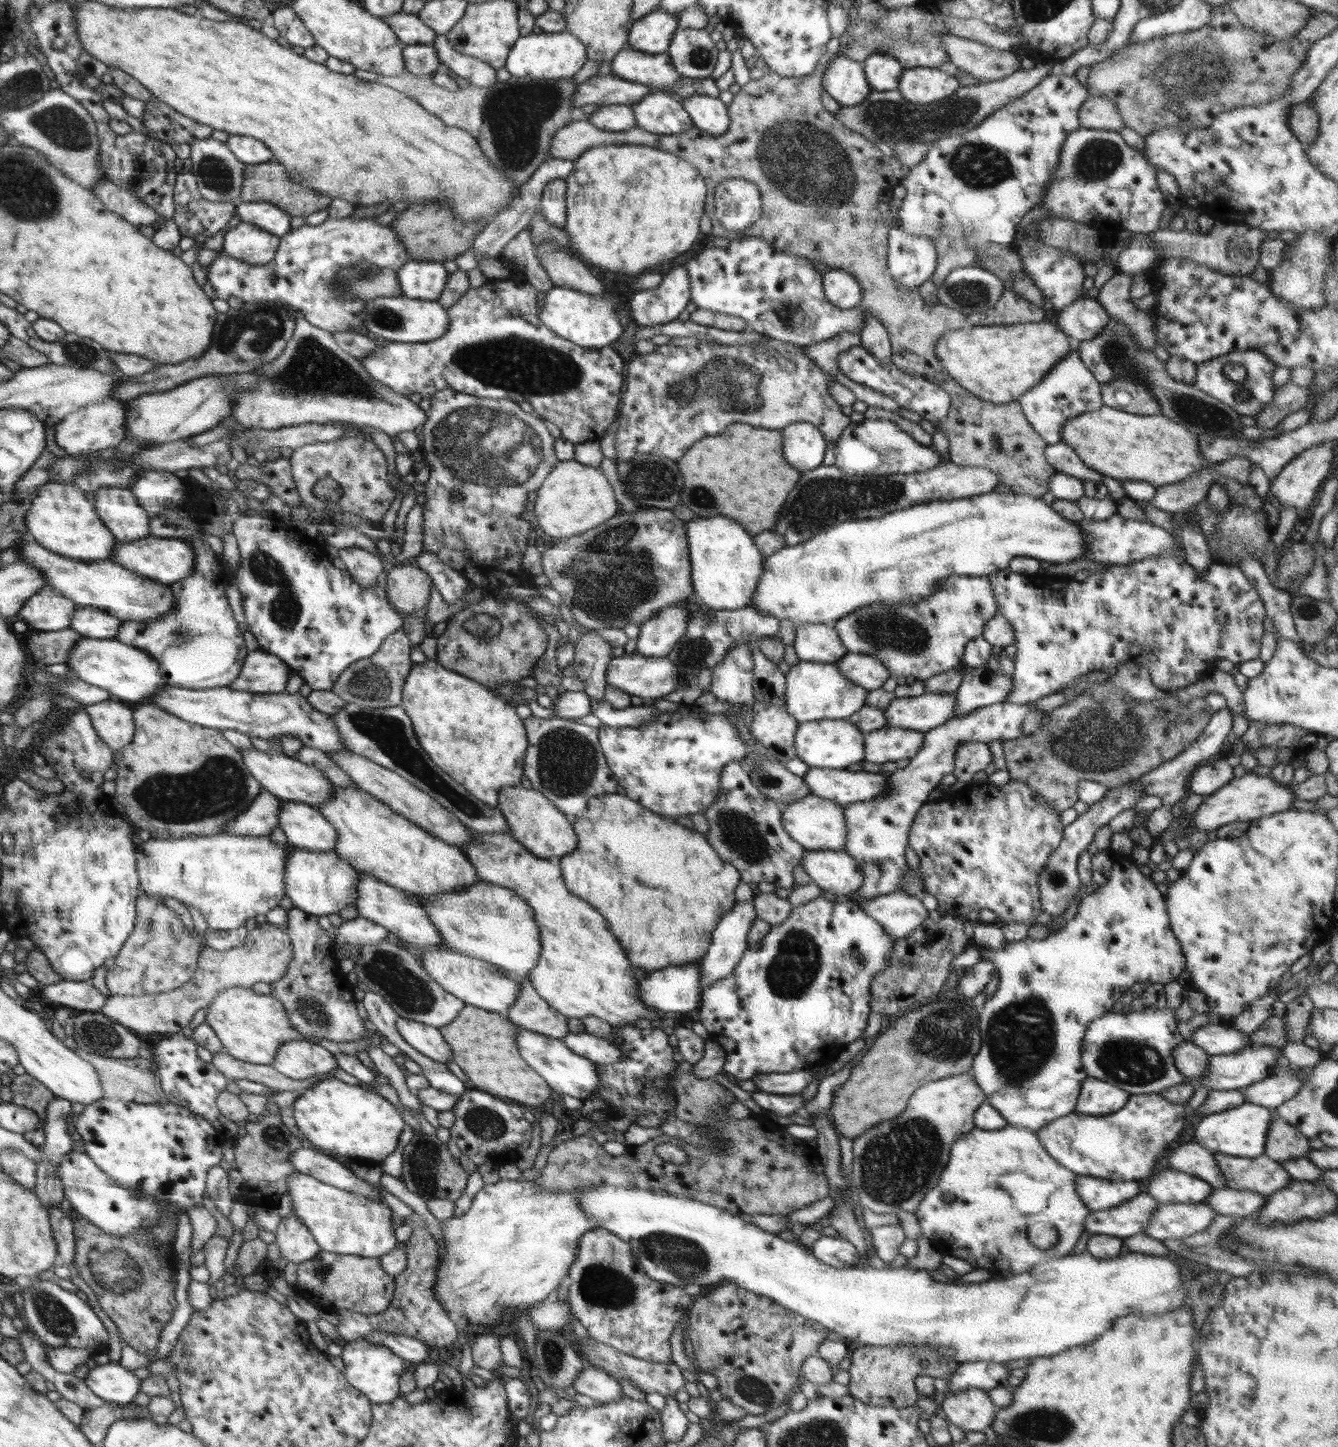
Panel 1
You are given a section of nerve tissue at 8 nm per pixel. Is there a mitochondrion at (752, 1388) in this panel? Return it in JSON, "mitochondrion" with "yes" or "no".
{"mitochondrion":"yes"}

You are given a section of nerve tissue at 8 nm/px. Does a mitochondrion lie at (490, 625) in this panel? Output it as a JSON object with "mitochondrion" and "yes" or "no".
{"mitochondrion":"yes"}

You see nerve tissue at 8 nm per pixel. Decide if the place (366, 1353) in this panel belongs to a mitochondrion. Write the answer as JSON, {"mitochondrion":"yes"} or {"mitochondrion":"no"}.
{"mitochondrion":"no"}

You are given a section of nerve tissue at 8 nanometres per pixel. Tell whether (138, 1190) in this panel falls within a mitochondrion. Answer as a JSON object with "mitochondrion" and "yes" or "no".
{"mitochondrion":"no"}

